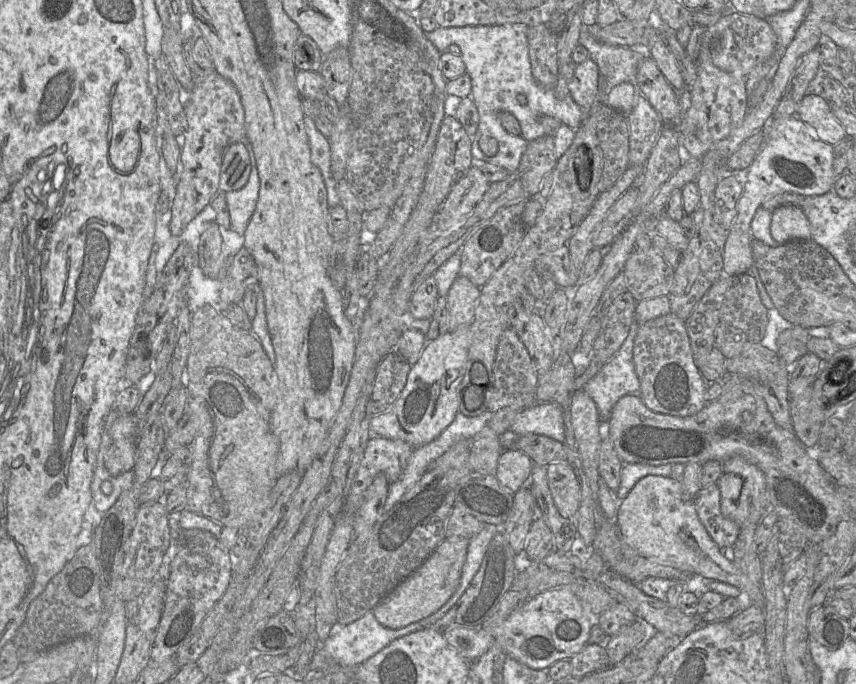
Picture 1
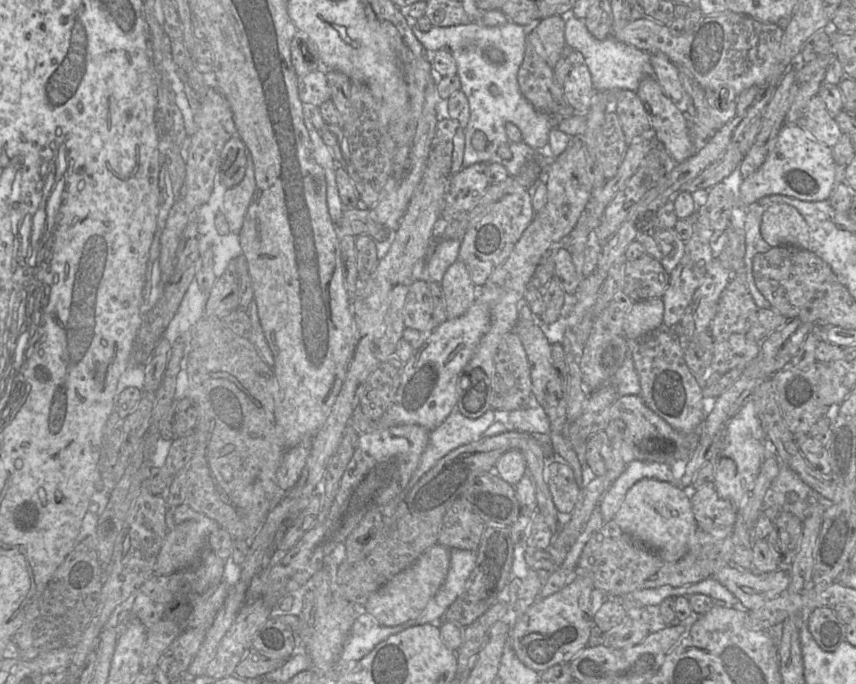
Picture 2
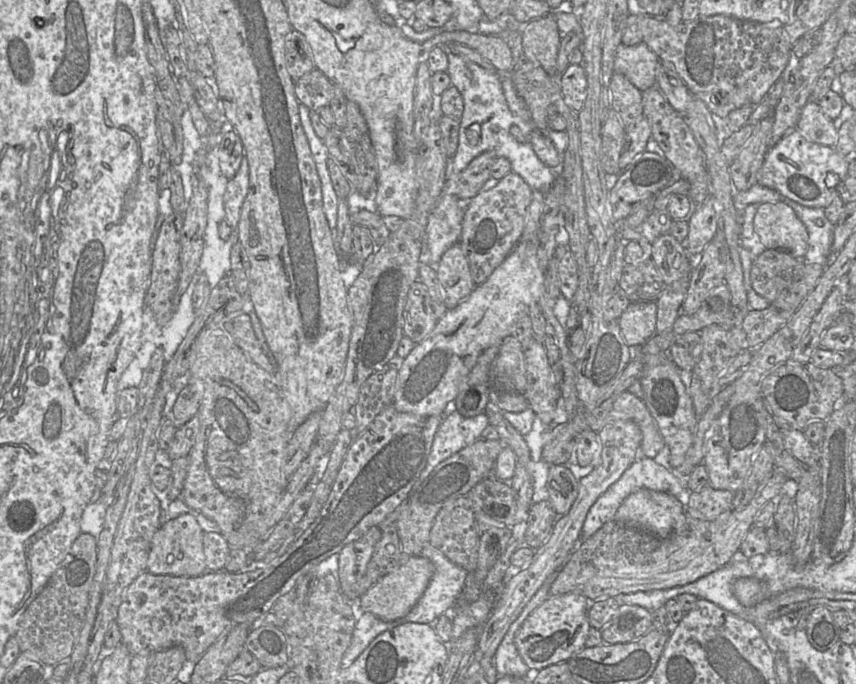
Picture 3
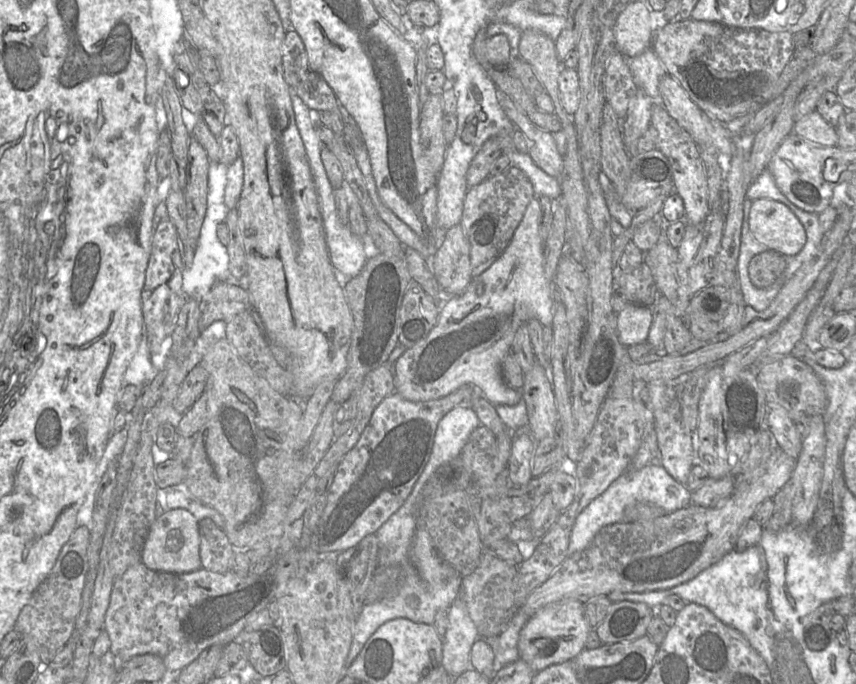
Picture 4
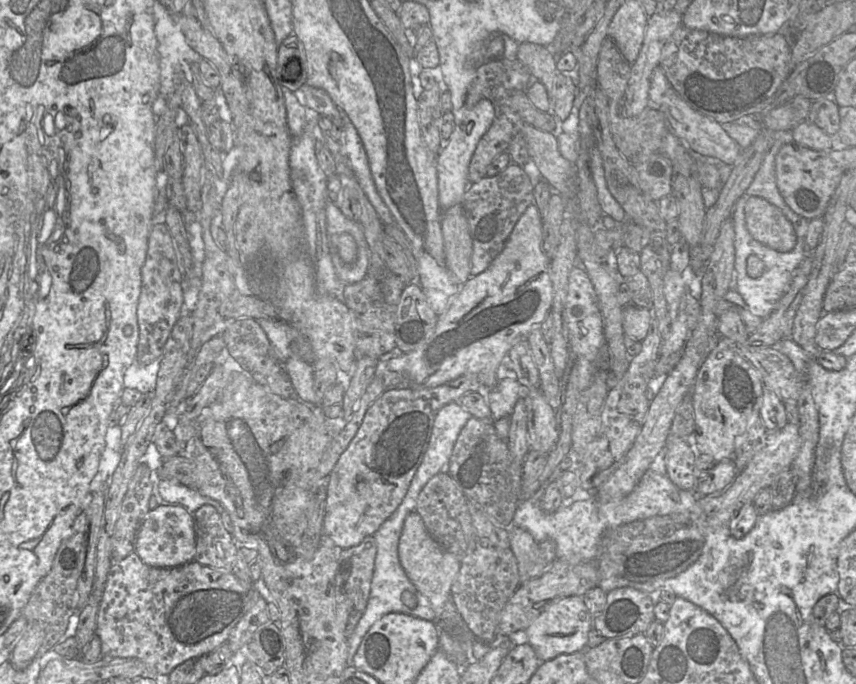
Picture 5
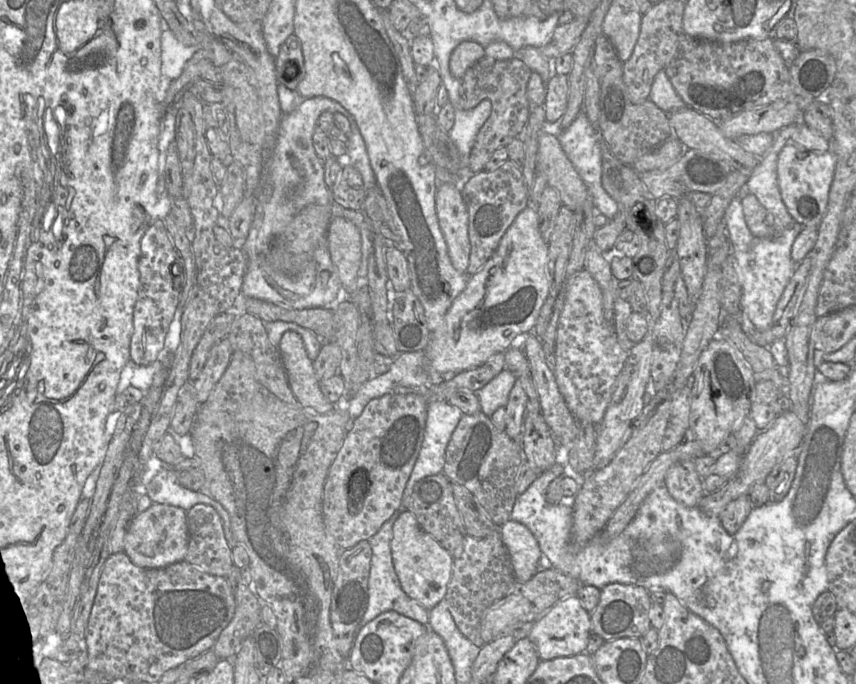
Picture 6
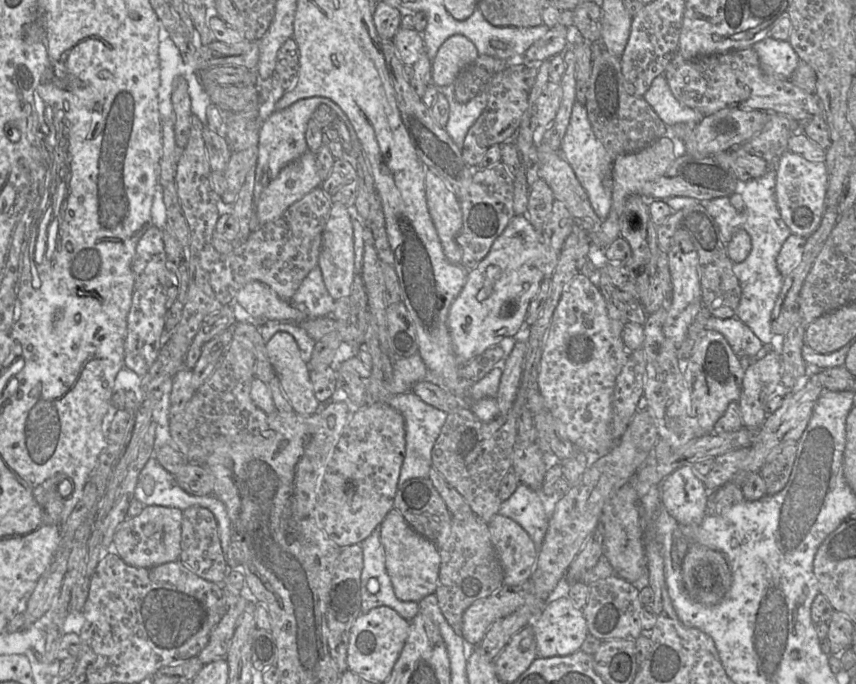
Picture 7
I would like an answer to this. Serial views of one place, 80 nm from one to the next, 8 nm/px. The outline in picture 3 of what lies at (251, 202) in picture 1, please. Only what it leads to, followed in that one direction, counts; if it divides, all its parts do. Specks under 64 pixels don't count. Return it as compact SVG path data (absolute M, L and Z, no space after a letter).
M244 156L236 175L228 181L224 194L226 220L233 229L237 229L243 203L249 192L249 164Z

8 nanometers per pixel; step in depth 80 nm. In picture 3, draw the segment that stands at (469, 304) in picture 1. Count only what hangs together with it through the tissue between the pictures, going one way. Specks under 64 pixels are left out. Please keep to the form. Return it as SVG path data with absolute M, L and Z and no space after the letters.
M460 242L451 246L435 266L437 277L444 289L448 309L456 307L473 291L476 284Z

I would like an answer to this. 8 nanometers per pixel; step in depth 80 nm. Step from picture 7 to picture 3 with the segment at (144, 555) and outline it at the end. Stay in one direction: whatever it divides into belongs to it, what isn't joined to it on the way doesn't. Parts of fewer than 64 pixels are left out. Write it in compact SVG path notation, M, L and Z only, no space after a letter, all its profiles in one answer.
M187 513L161 524L151 542L147 571L153 574L186 577L200 576L207 572L203 551L203 534L204 531L196 518Z

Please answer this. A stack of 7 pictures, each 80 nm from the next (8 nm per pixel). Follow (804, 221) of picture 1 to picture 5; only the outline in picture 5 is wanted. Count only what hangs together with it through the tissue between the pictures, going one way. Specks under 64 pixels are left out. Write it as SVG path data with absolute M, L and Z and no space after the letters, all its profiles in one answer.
M748 196L746 226L755 240L780 252L791 251L797 242L792 223L775 205L758 196Z

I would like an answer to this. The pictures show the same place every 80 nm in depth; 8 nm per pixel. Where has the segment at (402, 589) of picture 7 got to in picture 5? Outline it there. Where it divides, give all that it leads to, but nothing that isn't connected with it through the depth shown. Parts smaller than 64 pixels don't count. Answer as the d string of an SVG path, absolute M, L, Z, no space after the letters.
M411 512L405 519L399 539L398 555L407 577L431 604L437 622L446 602L451 599L451 587L459 568L460 560L446 551L427 531L420 515Z

